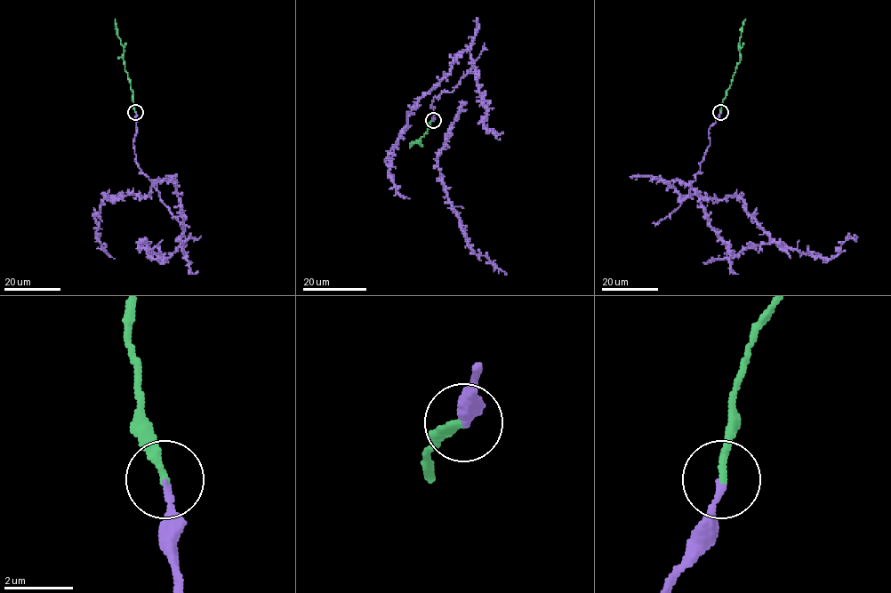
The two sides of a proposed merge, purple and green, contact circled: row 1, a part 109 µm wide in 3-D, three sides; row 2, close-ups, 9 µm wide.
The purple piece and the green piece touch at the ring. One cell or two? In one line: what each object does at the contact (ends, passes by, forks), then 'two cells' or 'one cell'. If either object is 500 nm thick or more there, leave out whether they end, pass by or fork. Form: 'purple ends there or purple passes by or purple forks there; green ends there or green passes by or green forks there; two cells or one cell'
purple ends there; green ends there; one cell

